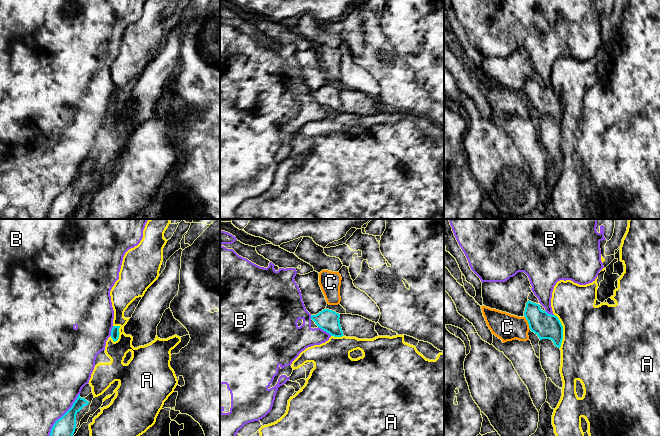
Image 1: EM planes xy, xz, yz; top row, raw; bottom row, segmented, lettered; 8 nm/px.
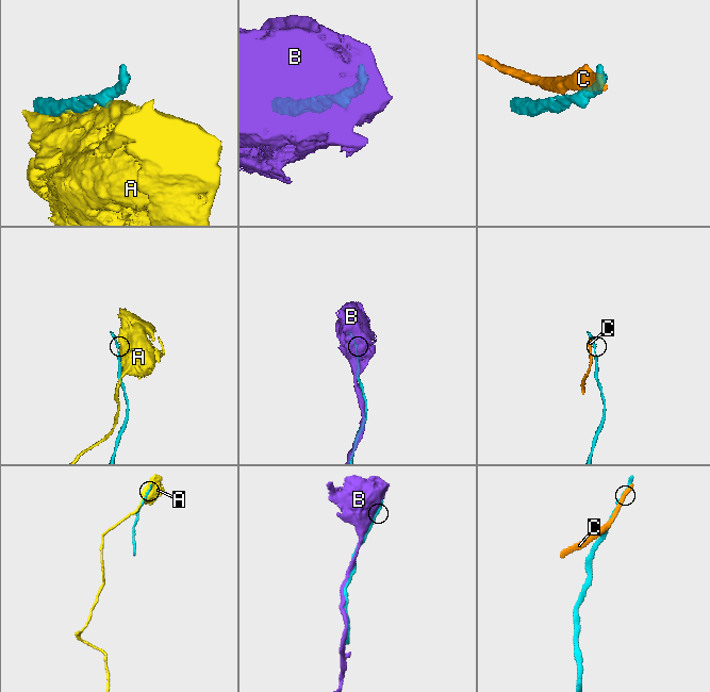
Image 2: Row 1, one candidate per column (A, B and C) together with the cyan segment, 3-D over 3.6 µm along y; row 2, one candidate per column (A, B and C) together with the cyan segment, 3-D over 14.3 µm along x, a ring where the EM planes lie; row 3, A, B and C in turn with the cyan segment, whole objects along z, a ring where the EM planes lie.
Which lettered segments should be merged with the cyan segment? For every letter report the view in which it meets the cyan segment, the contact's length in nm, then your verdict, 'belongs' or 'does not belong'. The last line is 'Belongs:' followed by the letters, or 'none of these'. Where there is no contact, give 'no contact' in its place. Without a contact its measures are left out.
A: yz | 280 nm | does not belong
B: xy | 480 nm | does not belong
C: yz | 120 nm | does not belong
Belongs: none of these

